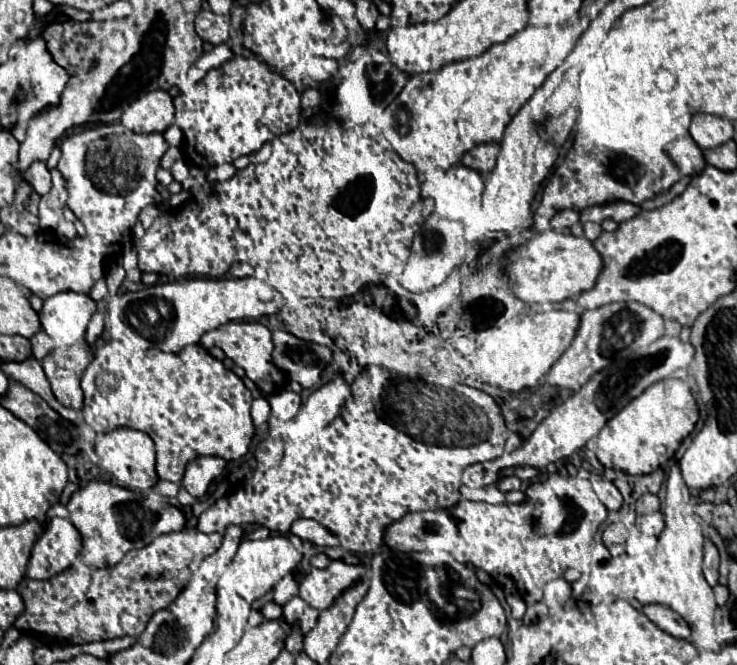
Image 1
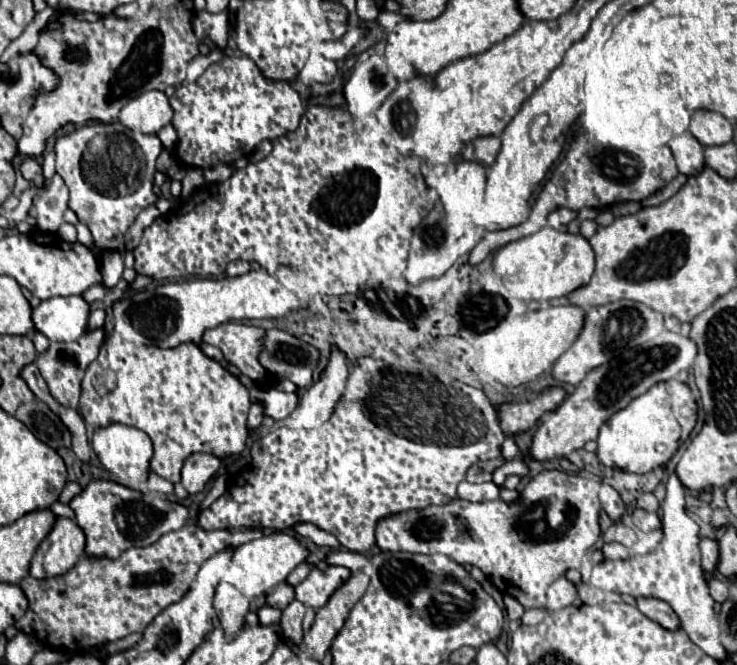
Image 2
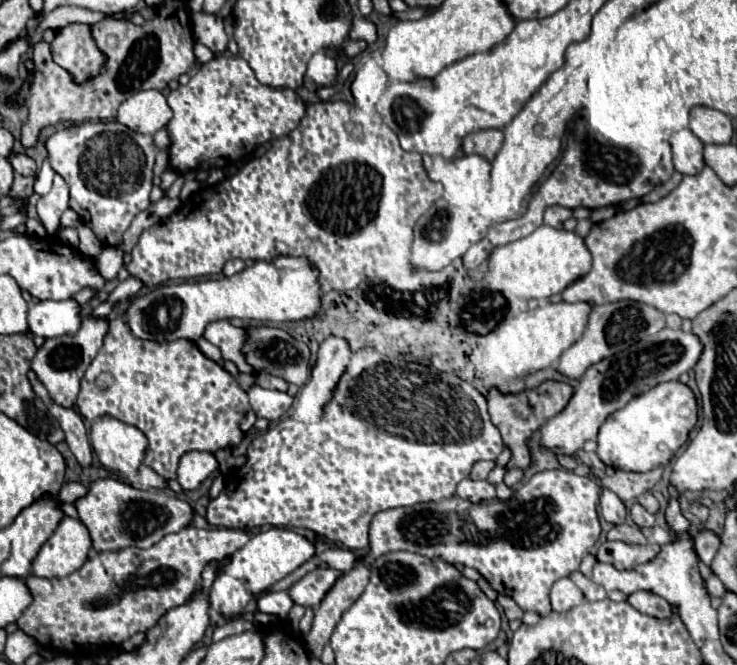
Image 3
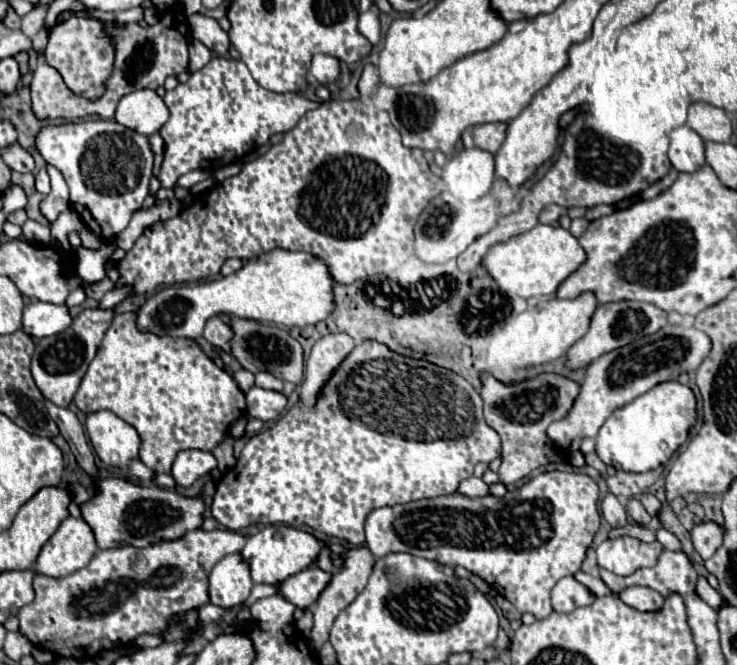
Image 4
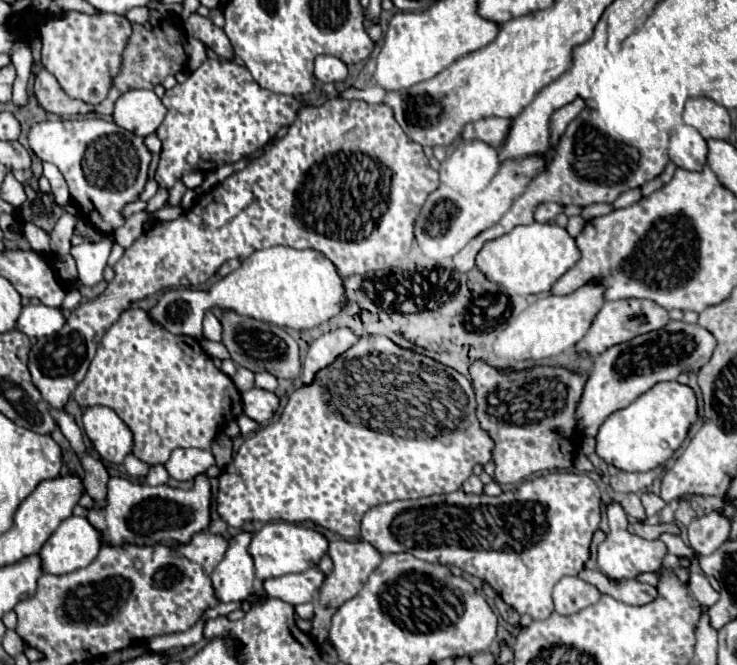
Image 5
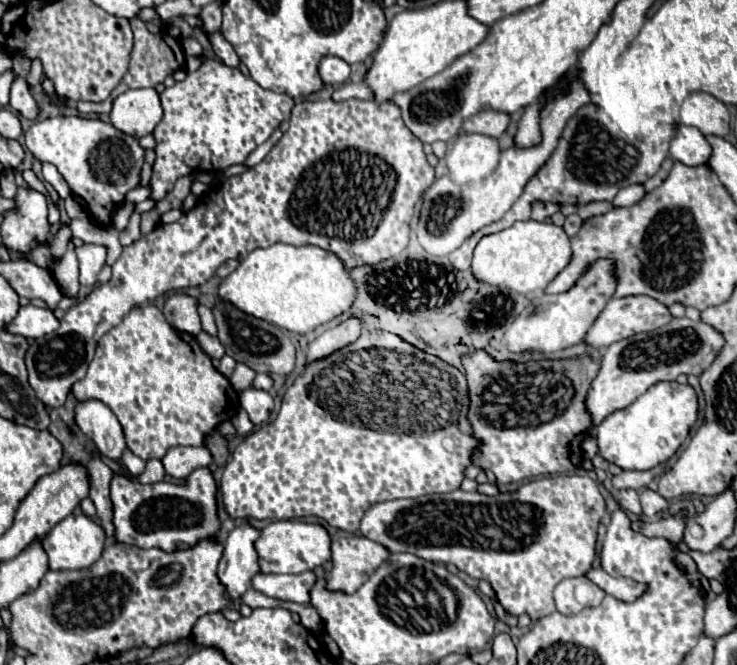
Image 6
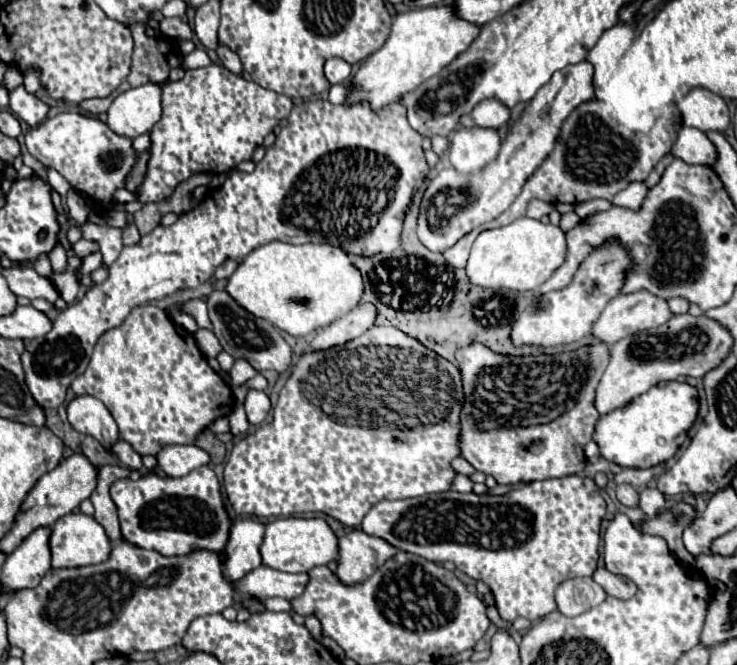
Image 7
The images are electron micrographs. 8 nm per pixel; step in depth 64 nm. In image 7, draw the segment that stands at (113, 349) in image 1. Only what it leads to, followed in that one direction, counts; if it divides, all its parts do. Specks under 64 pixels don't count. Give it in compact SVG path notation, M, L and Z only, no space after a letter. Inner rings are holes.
M152 304L136 306L118 328L112 328L100 336L88 368L76 376L72 390L78 396L90 394L102 400L118 424L120 438L142 456L156 454L164 444L194 442L196 436L212 424L212 420L229 415L235 405L228 384L208 366L194 336L174 324L164 310Z

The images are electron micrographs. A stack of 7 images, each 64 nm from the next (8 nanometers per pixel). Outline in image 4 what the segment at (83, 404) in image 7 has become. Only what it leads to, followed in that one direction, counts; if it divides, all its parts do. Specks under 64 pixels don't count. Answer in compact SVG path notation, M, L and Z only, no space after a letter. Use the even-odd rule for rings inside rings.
M100 410L100 412L88 414L88 418L86 418L86 434L88 434L96 454L100 456L100 460L106 462L108 466L126 470L130 466L130 460L138 458L138 448L140 448L138 432L128 422L124 422L122 418L118 418L110 410Z

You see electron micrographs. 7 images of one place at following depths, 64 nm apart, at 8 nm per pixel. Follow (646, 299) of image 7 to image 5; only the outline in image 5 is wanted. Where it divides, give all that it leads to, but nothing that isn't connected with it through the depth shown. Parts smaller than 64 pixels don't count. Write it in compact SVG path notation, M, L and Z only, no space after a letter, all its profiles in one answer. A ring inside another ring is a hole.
M618 300L618 302L604 302L602 310L596 314L590 330L586 332L586 336L576 344L576 350L586 350L592 356L604 352L606 348L620 344L620 342L628 342L634 336L652 332L662 328L664 324L670 322L670 316L664 308L660 308L656 302L652 300Z

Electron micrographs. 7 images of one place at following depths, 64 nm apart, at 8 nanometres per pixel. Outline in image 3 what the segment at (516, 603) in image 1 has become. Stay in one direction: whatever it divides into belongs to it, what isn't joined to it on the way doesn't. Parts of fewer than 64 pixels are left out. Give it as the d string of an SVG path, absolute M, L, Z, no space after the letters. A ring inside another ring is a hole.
M498 596L498 604L504 608L504 614L506 614L508 620L522 618L522 614L524 614L524 612L518 608L518 604L516 604L512 598L508 598L508 596Z

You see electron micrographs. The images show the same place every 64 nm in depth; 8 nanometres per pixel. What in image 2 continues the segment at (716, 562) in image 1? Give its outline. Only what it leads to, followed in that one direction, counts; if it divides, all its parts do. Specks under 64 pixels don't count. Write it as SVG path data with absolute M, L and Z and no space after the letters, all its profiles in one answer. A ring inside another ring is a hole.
M702 538L700 540L700 554L702 554L702 568L706 572L714 572L716 562L718 562L718 542L712 538Z

